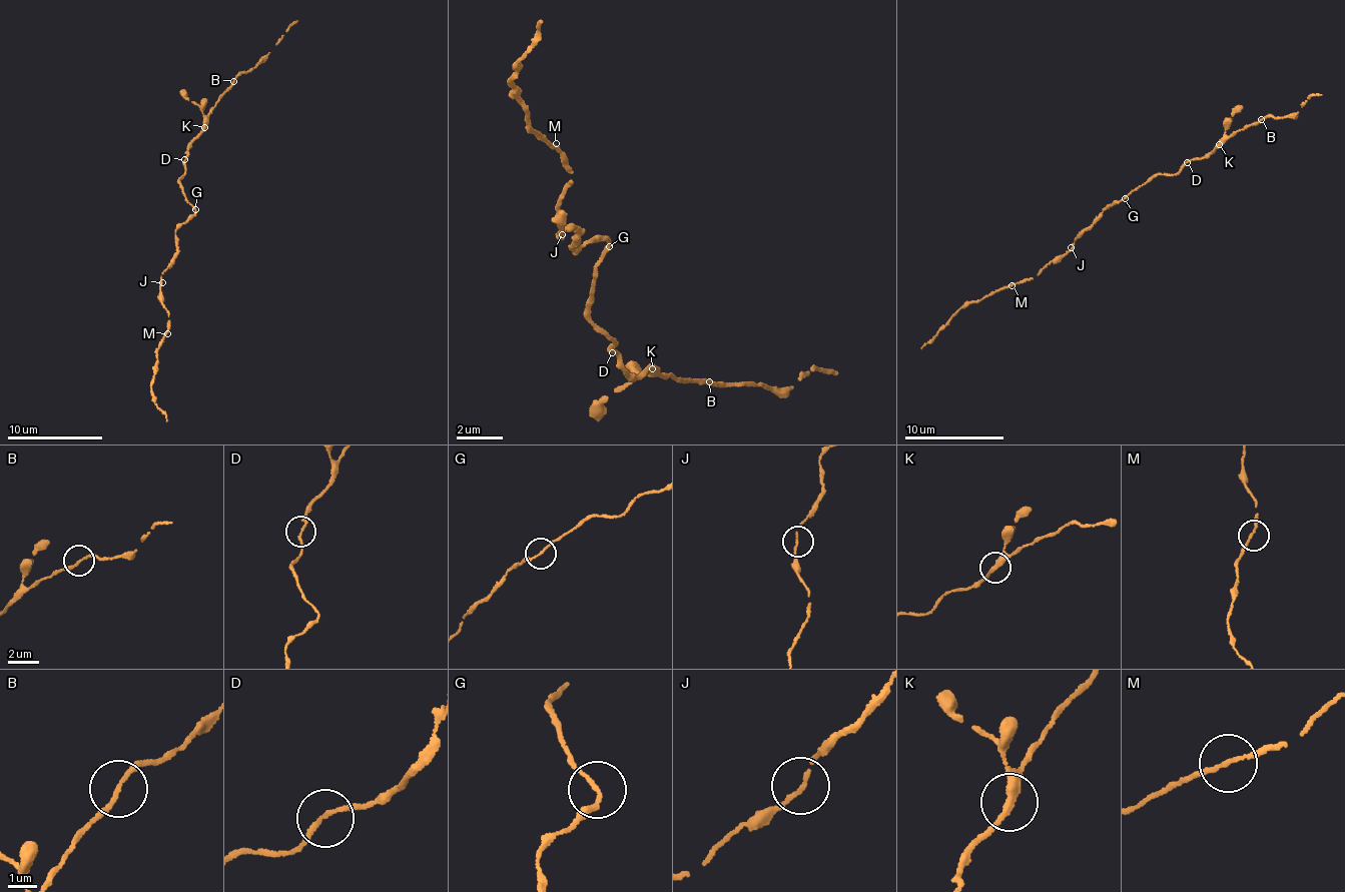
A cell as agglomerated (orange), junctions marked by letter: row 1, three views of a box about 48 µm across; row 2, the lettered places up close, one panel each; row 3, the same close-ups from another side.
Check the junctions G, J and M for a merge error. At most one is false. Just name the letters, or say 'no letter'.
no letter

